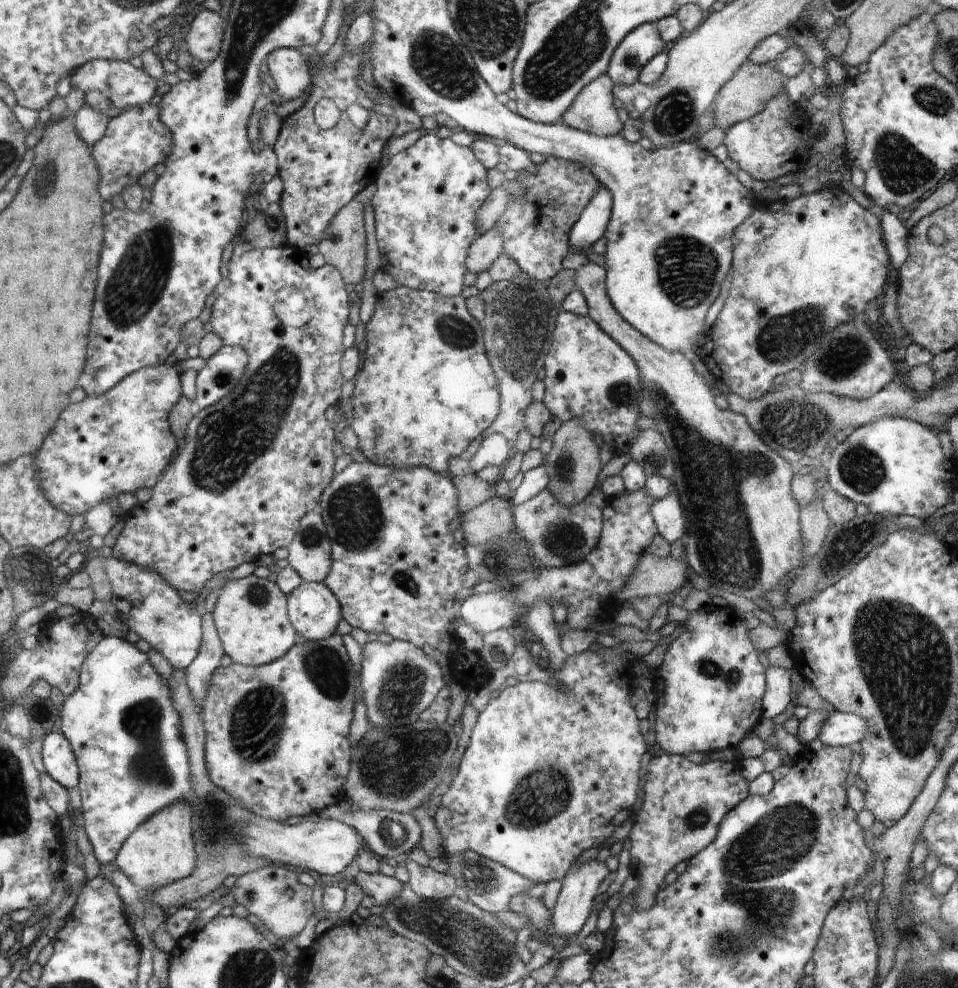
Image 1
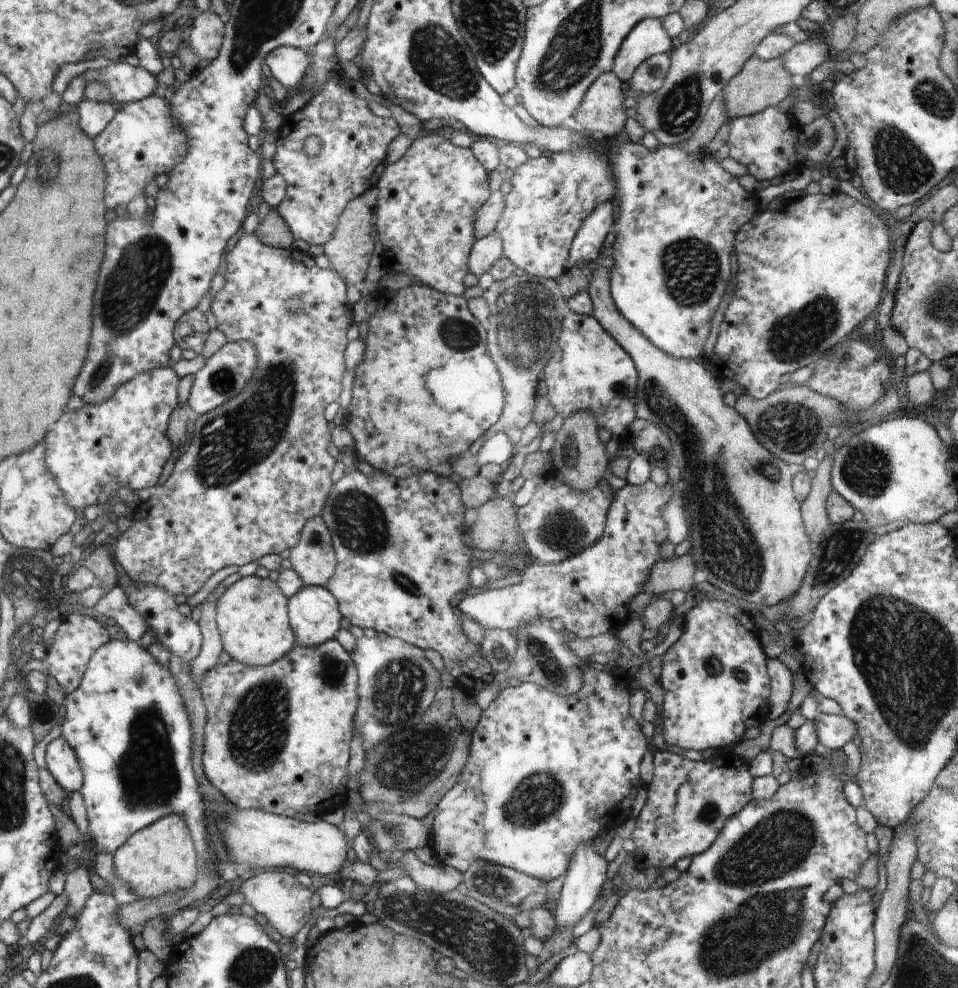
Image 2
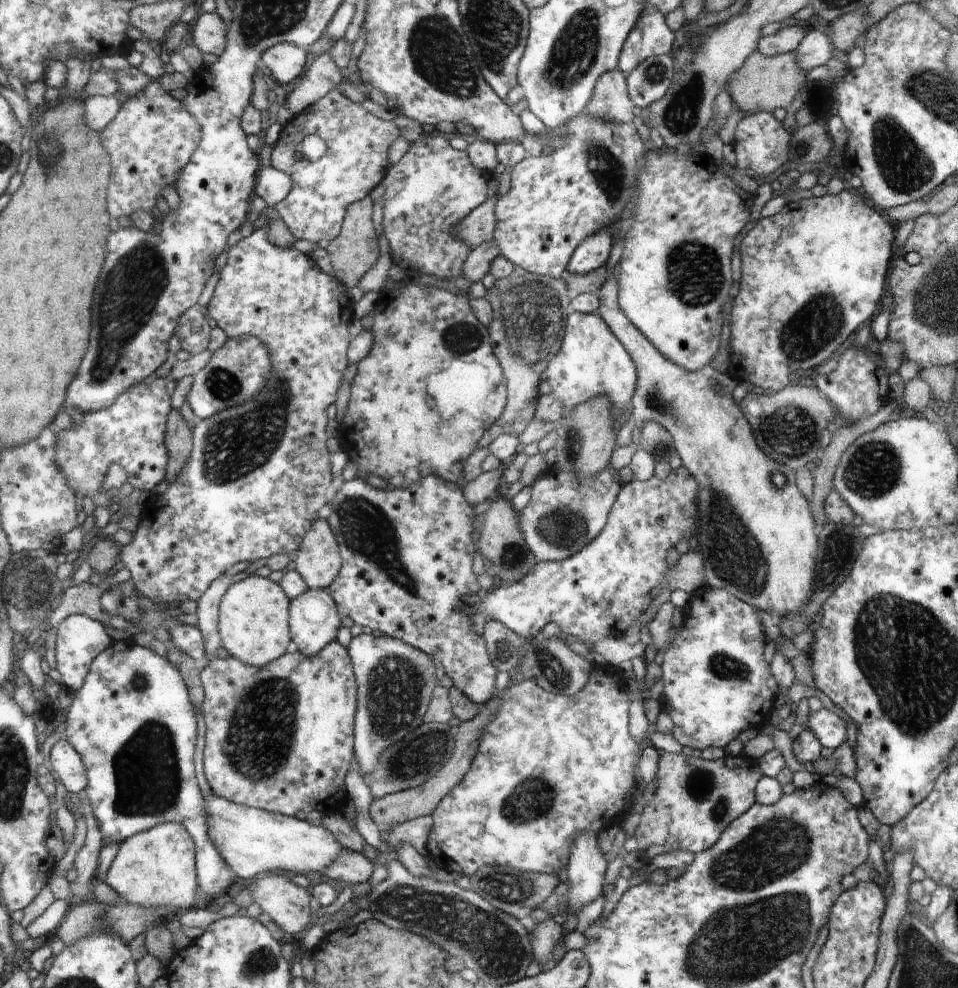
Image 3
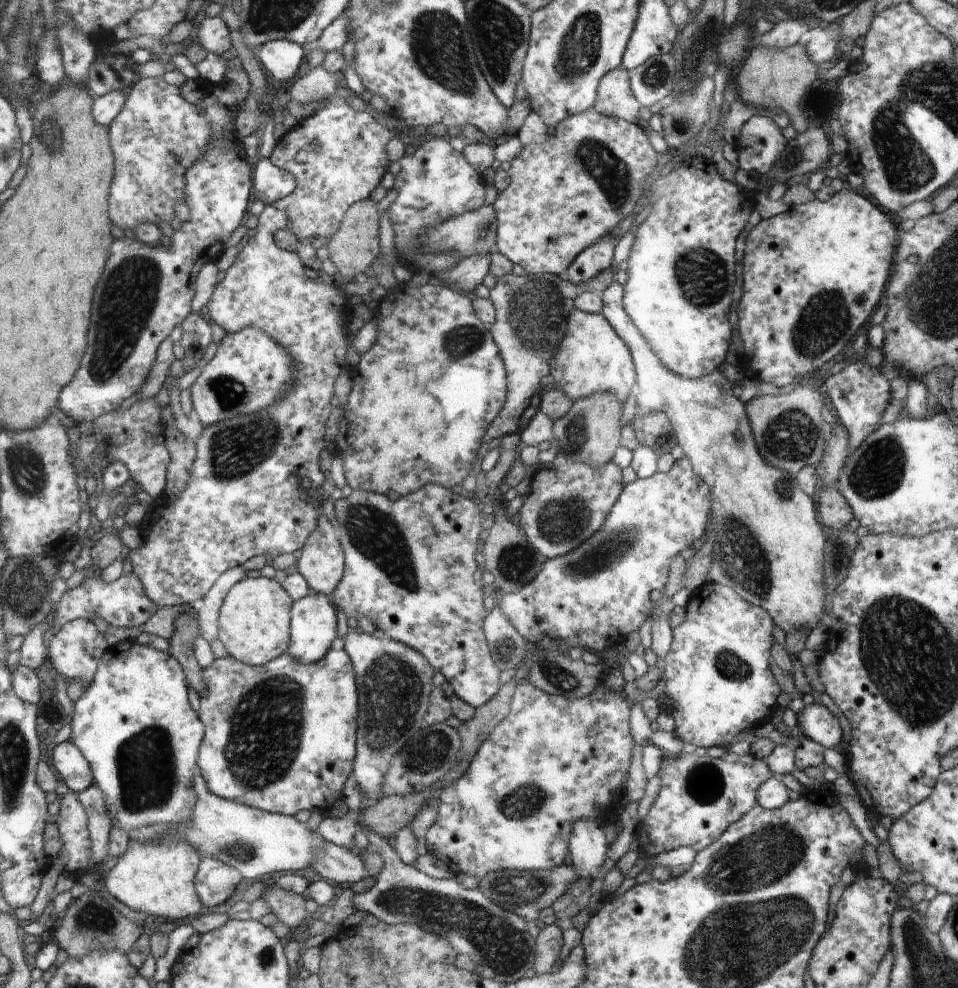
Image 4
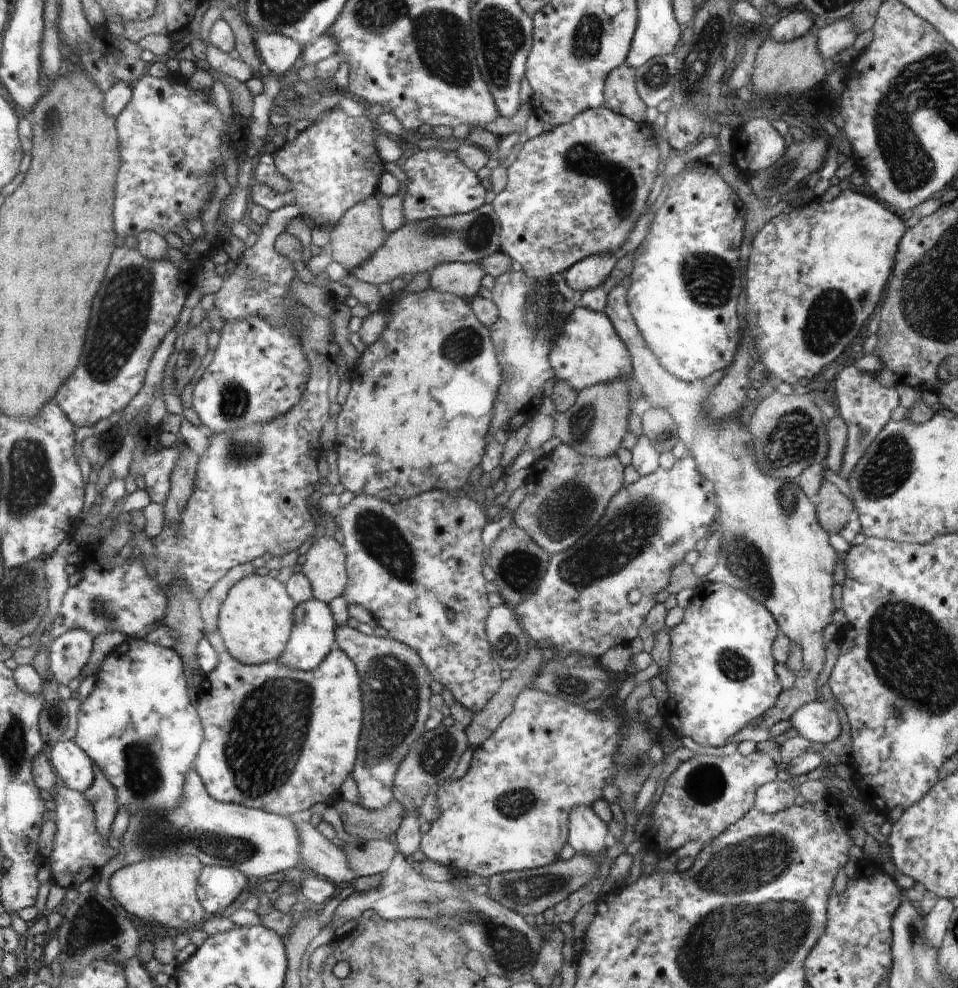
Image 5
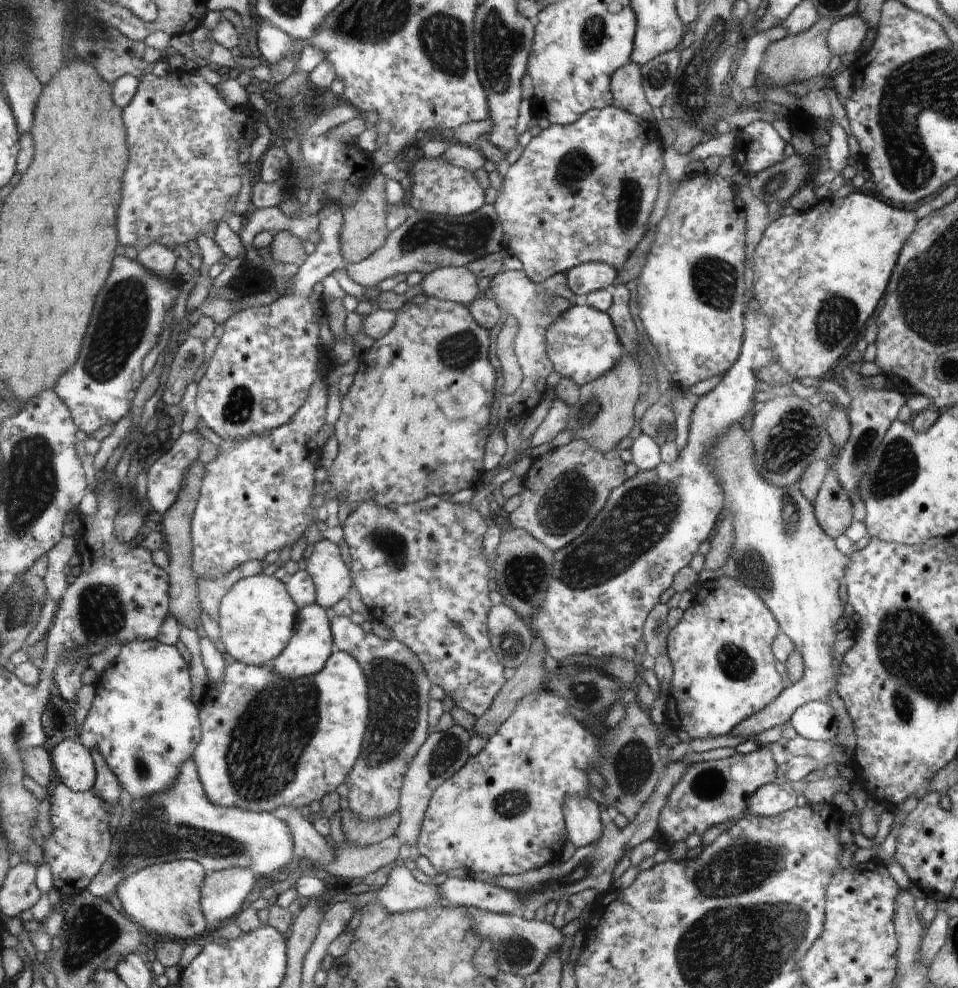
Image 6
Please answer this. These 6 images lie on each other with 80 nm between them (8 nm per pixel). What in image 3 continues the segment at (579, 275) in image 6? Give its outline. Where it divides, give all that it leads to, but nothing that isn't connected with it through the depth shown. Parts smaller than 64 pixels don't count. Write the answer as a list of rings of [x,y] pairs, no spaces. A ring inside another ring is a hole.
[[[605,227],[579,246],[567,266],[566,274],[585,275],[605,265],[613,246],[610,227]]]

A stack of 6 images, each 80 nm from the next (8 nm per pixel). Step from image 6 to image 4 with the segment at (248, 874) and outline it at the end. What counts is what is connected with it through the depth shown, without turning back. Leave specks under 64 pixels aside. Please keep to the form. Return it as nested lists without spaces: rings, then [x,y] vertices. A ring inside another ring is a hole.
[[[201,857],[195,886],[199,898],[208,906],[214,908],[232,896],[235,886],[240,884],[242,875],[239,870],[224,864],[212,857]]]

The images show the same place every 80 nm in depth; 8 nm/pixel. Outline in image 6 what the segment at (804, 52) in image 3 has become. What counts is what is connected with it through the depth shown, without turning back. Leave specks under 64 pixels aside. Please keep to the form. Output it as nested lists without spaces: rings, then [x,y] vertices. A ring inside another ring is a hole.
[[[856,14],[846,16],[830,26],[828,46],[837,58],[849,52],[857,52],[868,30],[868,24],[860,16]]]

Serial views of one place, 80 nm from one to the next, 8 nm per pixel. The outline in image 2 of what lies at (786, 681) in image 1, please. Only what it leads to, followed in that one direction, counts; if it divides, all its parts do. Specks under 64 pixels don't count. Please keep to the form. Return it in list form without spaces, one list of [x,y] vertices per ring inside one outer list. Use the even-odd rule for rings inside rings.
[[[775,658],[768,661],[768,670],[771,677],[771,696],[768,696],[768,707],[770,708],[769,719],[773,721],[783,720],[788,711],[788,703],[792,698],[794,682],[793,672],[780,659]]]

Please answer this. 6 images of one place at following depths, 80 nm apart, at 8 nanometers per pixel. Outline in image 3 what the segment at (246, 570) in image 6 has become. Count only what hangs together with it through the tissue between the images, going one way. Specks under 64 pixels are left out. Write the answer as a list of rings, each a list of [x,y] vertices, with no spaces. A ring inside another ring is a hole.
[[[228,574],[219,577],[196,602],[198,616],[196,627],[203,634],[207,654],[204,660],[198,663],[201,668],[216,656],[216,651],[222,646],[222,635],[219,633],[219,605],[227,590],[233,585],[232,577]]]

